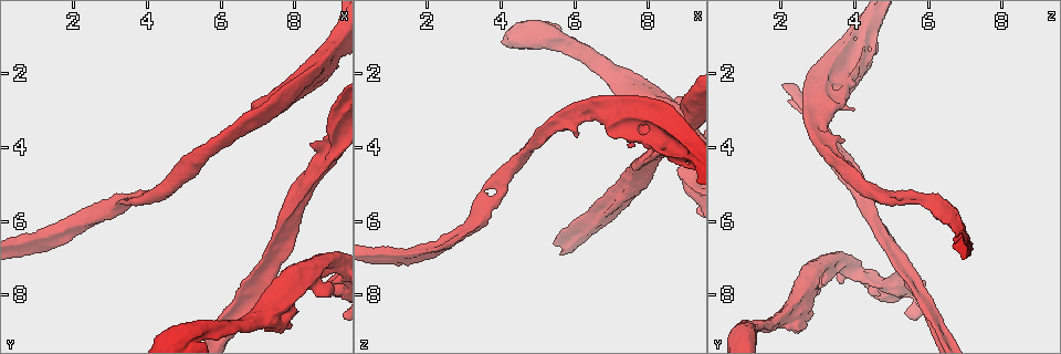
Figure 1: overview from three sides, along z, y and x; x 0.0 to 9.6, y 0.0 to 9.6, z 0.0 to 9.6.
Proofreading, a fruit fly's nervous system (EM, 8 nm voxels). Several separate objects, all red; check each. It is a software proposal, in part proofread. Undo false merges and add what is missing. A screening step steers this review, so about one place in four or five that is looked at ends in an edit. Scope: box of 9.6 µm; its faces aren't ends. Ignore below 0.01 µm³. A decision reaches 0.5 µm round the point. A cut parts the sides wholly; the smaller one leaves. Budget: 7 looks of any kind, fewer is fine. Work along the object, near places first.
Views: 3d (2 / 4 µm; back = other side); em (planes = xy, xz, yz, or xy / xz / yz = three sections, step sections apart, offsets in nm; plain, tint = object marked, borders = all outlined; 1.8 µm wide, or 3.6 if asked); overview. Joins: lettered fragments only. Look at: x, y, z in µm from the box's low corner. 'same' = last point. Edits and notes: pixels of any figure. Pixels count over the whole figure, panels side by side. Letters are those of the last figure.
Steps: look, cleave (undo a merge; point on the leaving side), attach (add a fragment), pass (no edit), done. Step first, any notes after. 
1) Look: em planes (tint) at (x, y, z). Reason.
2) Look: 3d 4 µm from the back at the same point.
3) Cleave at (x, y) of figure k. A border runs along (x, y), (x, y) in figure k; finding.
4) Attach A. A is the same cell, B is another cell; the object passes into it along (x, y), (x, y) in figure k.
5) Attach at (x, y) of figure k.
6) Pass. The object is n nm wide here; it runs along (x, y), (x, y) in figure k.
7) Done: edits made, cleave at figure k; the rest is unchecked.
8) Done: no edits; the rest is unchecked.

Look: 3d 4 µm from the back at (9.05, 1.30, 3.75). Thick turns thin.

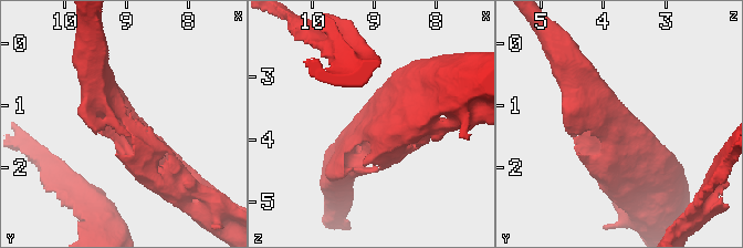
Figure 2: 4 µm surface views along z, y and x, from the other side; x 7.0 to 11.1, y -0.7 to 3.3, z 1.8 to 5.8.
Look: em planes (borders) at (9.05, 1.35, 3.75). 3 arms meet here; the arms are 400, 460, 600 nm wide.

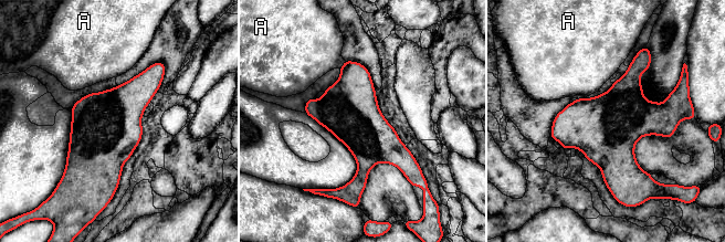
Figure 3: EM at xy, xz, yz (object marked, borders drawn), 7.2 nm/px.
Pass. A is another cell; a border runs along (586, 96), (577, 98) in figure 3; one neuron here.

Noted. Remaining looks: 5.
Look: em xy step 8 (tint) at (8.15, 6.10, 4.80). Free end.

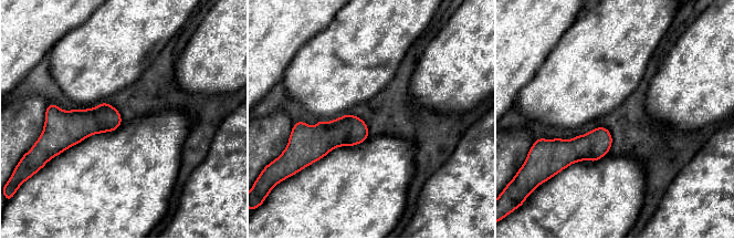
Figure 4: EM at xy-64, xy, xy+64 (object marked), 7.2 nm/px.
Look: em planes (borders) at the same point.

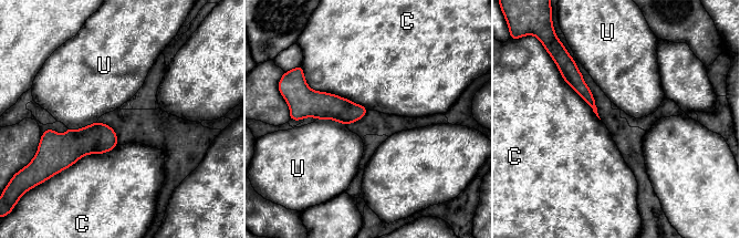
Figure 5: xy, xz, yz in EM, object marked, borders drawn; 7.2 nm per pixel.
Pass. C and U are other cells; none of them fits.

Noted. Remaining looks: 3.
Look: em xz step 16 (borders) at (3.45, 5.50, 5.30). Free end.

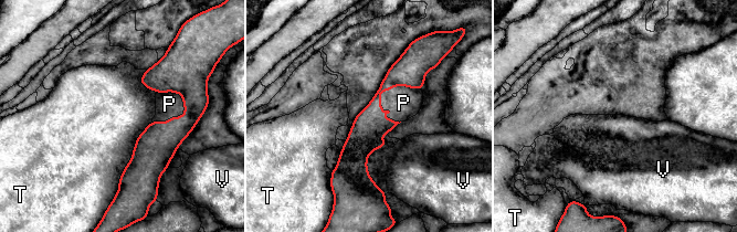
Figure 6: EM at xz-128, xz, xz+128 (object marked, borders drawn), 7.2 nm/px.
Look: em planes (borders) at the same point. Another direction.

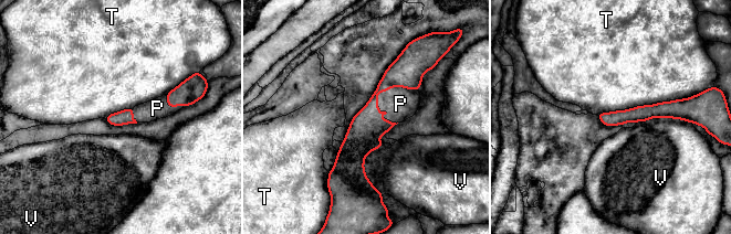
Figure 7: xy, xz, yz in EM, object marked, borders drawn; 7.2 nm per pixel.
Attach P. The longest contact is with T, 700 nm; P is the same cell, T and V are other cells; the object passes into it along (407, 71), (382, 91), (400, 104) in figure 7; the neuron continues.

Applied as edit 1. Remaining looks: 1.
Done: edits made, attach at figure 7; the rest is unchecked.

